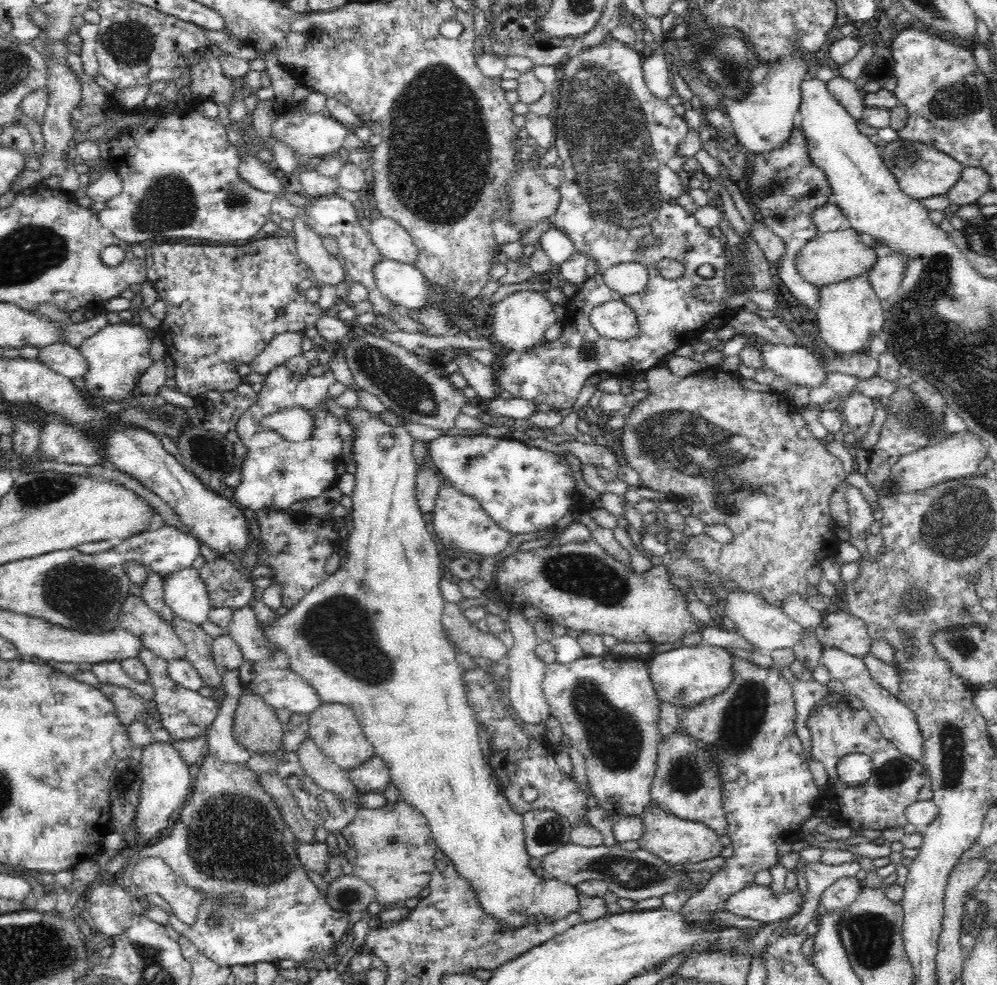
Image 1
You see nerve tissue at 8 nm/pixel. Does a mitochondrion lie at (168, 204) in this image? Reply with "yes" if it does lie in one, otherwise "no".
yes

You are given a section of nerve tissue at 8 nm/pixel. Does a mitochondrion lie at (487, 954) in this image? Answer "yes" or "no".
yes

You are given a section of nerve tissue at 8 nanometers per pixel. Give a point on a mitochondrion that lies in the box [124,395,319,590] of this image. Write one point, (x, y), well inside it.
(206, 453)

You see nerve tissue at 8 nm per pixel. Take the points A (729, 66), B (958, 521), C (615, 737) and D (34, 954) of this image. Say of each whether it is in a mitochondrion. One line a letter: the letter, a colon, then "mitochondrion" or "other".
A: mitochondrion
B: mitochondrion
C: mitochondrion
D: mitochondrion

